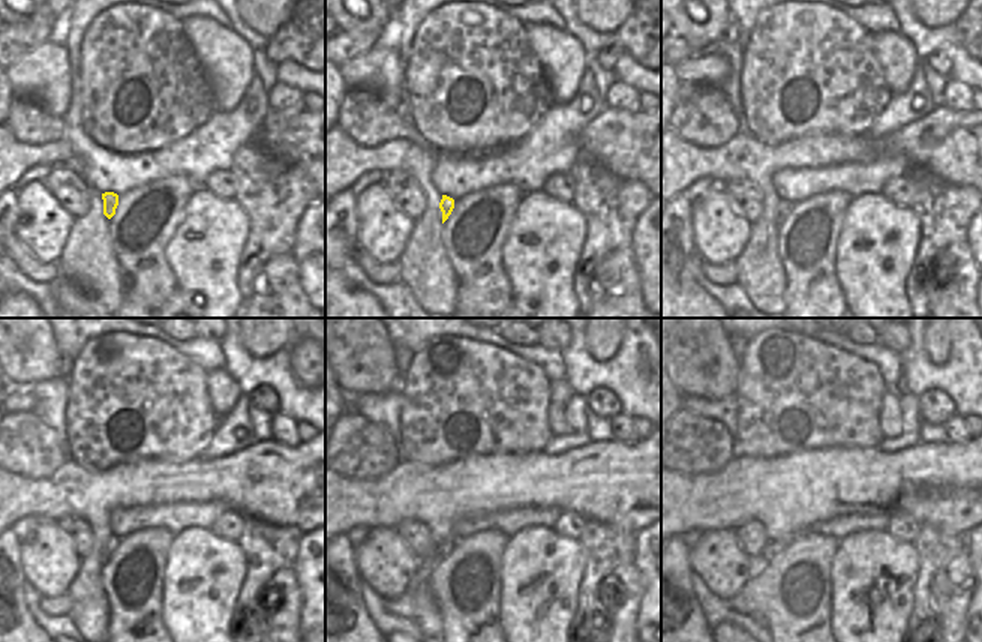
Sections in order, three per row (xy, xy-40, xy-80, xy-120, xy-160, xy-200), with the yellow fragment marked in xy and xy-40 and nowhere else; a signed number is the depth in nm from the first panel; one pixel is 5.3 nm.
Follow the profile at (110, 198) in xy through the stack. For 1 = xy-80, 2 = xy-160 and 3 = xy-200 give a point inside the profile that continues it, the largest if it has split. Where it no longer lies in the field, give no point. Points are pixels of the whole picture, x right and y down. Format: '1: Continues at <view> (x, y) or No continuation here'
1: Continues at xy-80 (784, 207)
2: Continues at xy-160 (438, 552)
3: Continues at xy-200 (772, 549)

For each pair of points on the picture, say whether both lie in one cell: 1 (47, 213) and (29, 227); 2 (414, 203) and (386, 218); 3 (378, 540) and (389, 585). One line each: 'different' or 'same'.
1: same
2: different
3: same

